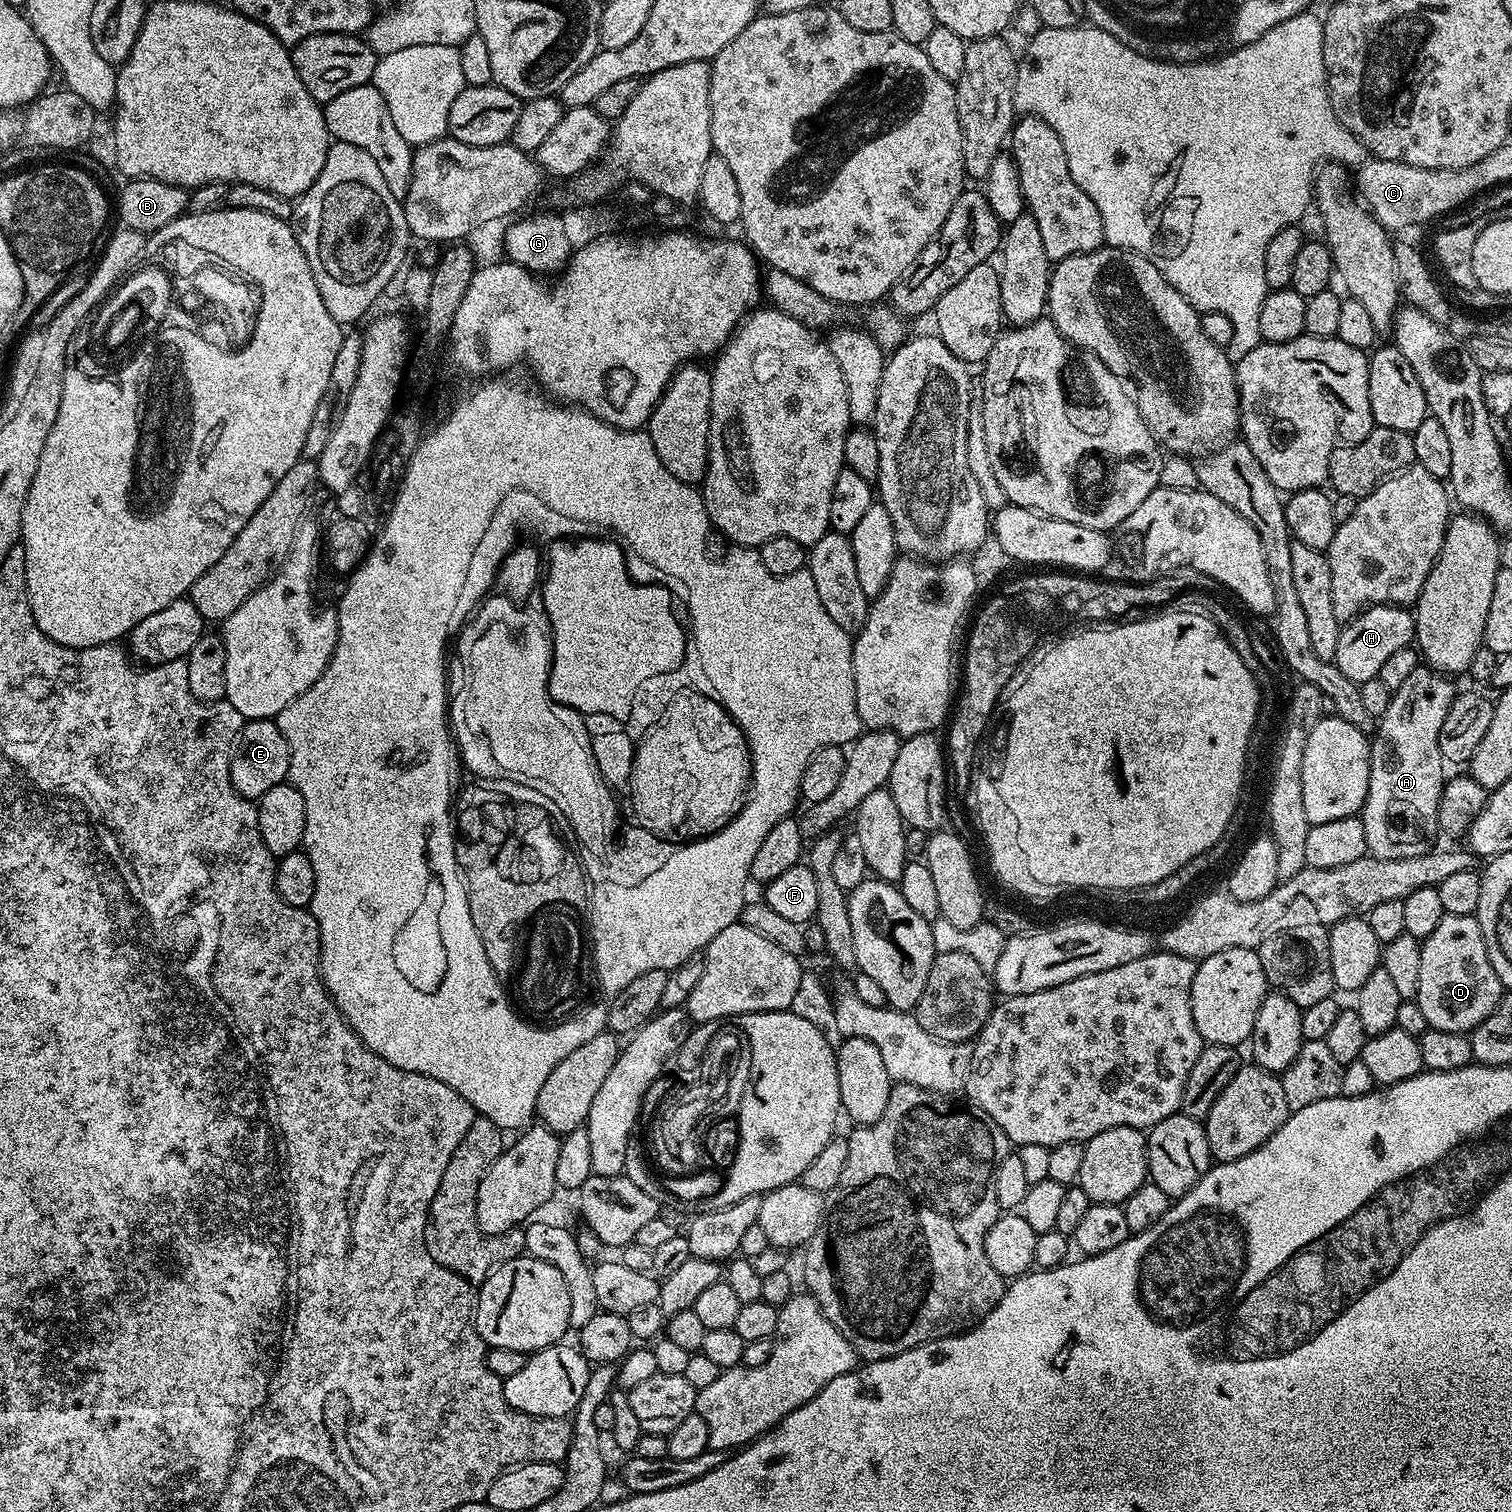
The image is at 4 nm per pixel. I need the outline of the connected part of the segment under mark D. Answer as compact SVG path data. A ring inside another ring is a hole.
M1445 914L1442 922L1434 929L1434 934L1426 937L1420 946L1422 950L1422 971L1418 973L1418 990L1415 1002L1422 1006L1429 1028L1471 1034L1498 1006L1506 989L1504 983L1494 974L1486 942L1482 938L1482 926L1475 916L1450 916Z

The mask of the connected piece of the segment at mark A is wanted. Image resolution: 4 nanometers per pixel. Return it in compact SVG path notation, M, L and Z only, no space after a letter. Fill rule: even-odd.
M1417 666L1414 674L1410 674L1410 678L1406 678L1406 682L1402 682L1402 686L1393 691L1390 706L1386 706L1386 714L1379 717L1375 725L1370 740L1370 782L1362 809L1369 856L1393 860L1414 858L1433 851L1435 844L1432 843L1438 837L1438 802L1446 779L1446 761L1440 752L1440 731L1442 722L1446 722L1452 699L1458 694L1458 688L1448 680L1451 679L1443 672L1435 672L1427 666Z

